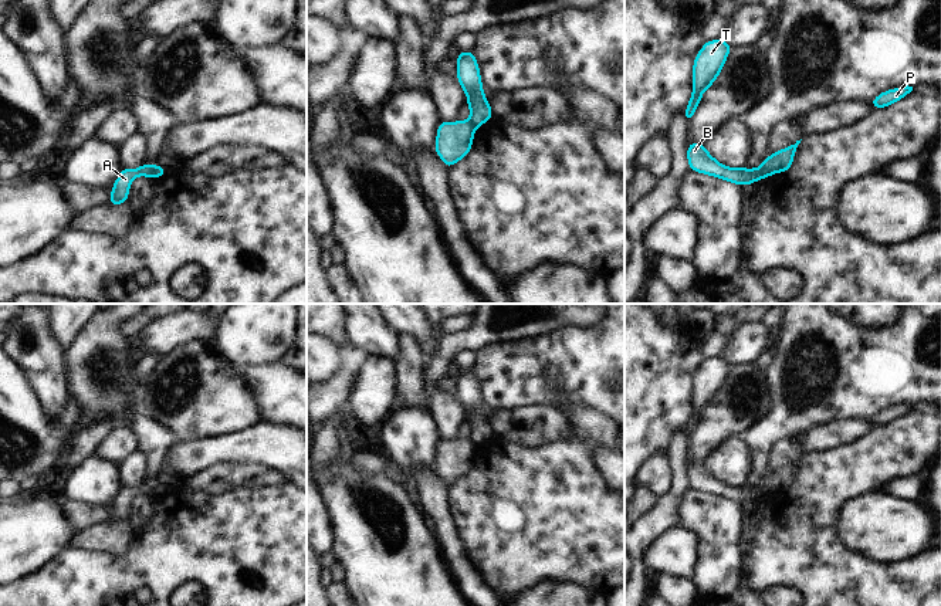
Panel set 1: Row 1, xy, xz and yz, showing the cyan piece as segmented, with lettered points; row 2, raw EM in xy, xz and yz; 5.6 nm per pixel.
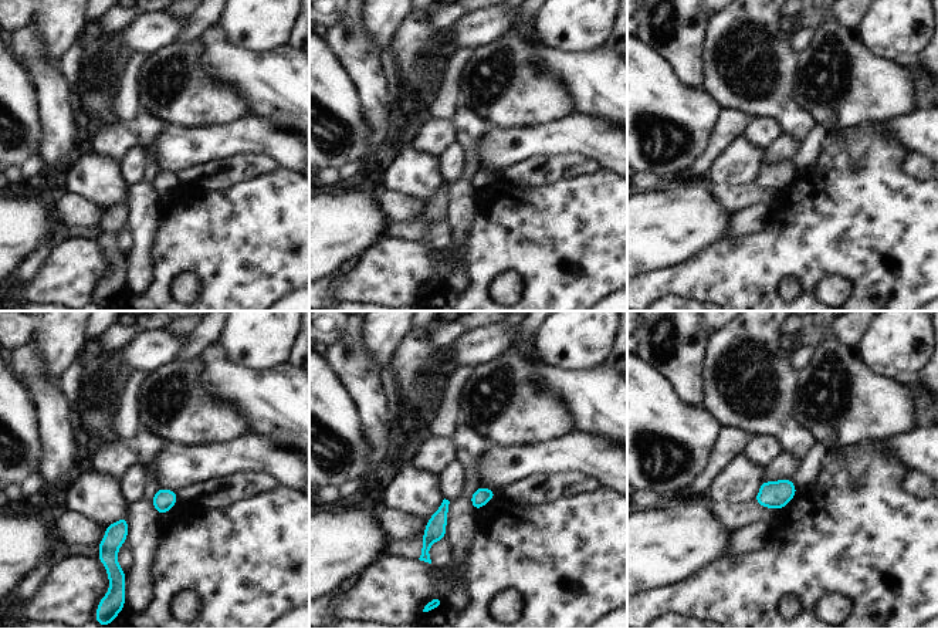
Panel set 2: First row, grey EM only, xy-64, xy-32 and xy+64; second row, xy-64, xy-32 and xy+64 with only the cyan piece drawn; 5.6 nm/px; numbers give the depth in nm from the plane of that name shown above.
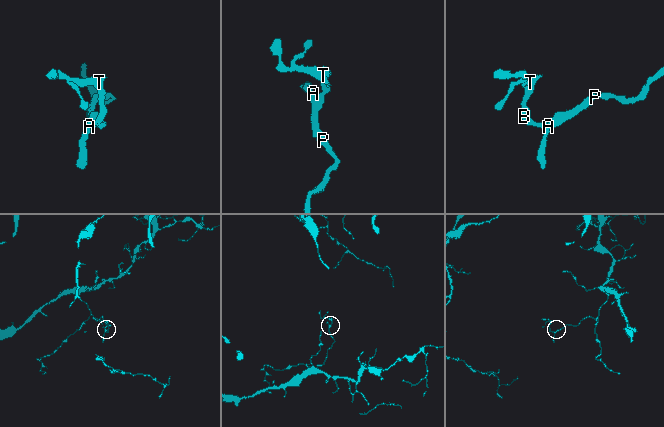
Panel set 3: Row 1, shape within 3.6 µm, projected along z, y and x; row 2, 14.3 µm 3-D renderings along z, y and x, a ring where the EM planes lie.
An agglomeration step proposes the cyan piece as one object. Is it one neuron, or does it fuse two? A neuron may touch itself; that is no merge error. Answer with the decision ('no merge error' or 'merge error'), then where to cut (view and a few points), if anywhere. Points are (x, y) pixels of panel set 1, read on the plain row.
merge error | xy (155, 481), (151, 496)

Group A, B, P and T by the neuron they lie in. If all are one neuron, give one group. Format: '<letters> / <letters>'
A P / B T

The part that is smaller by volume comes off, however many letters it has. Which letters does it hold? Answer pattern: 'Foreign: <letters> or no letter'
Foreign: B, T

